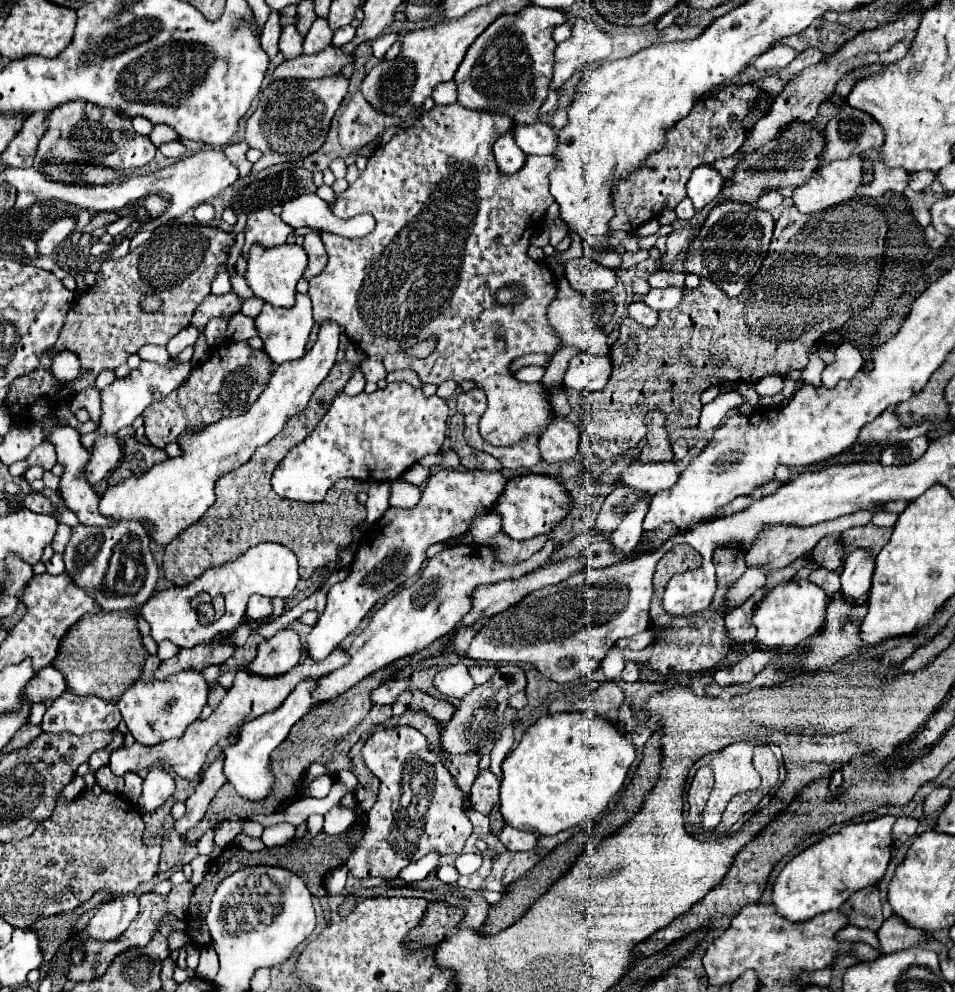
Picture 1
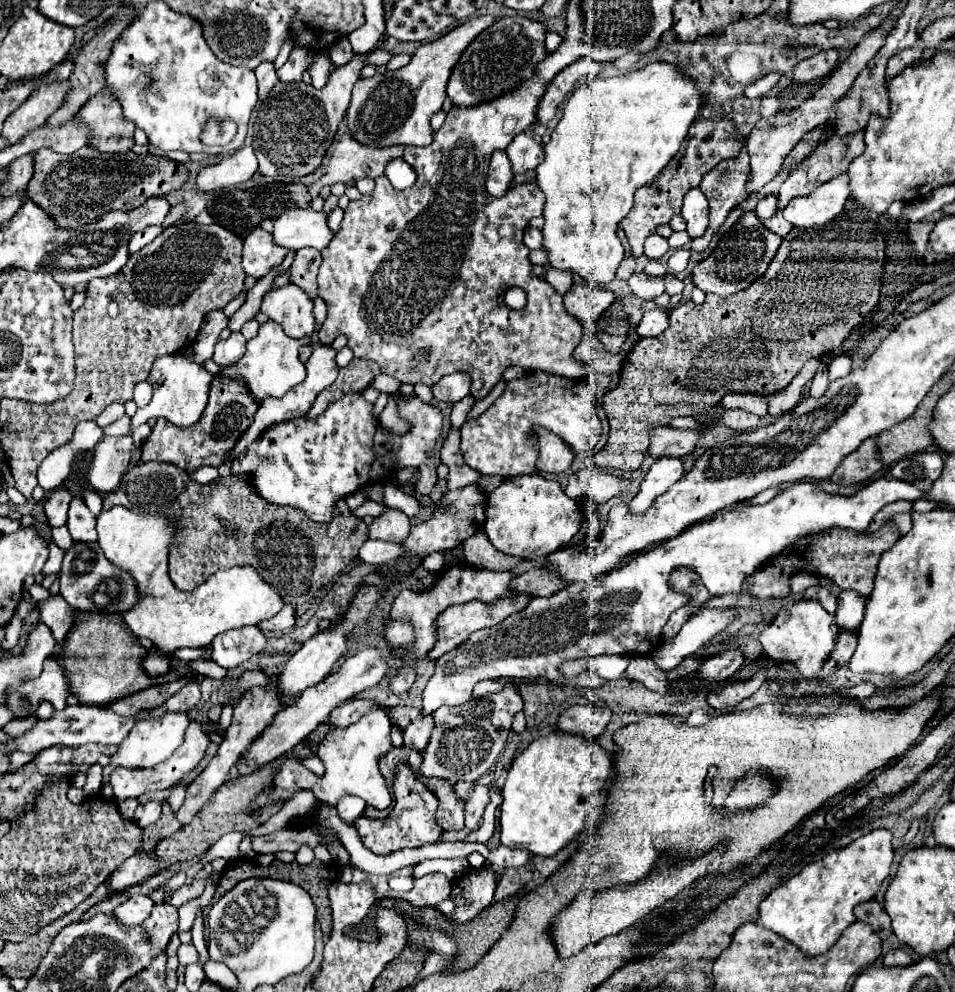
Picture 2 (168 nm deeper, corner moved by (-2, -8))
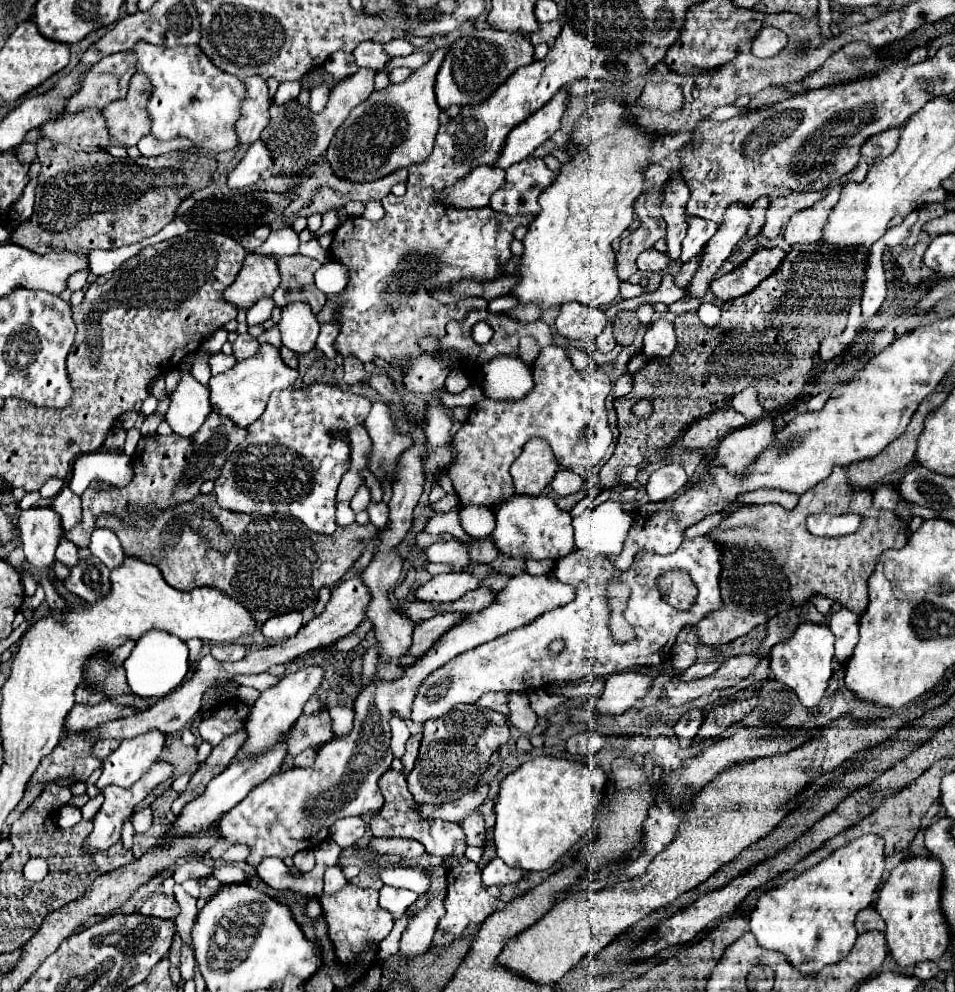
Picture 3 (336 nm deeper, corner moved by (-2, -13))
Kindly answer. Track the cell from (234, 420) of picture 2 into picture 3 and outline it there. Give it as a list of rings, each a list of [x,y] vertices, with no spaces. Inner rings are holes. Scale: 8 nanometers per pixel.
[[[213,411],[201,429],[193,433],[191,437],[179,437],[175,433],[163,437],[163,435],[151,435],[141,437],[137,451],[133,455],[133,469],[135,477],[133,481],[123,489],[109,489],[109,491],[93,491],[87,489],[83,493],[83,521],[71,529],[71,533],[63,533],[65,539],[73,541],[77,547],[89,545],[89,533],[95,529],[95,521],[99,513],[115,513],[119,507],[127,509],[141,509],[141,513],[153,513],[153,509],[165,509],[175,503],[191,501],[199,493],[199,487],[207,479],[217,479],[221,473],[223,463],[229,459],[231,449],[235,449],[243,439],[247,437],[247,427],[235,425],[229,417],[219,415]]]

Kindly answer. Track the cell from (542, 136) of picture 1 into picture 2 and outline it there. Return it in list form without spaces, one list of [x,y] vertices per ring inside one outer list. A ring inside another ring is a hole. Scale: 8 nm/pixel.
[[[519,134],[513,138],[513,142],[507,146],[507,156],[511,160],[511,168],[515,172],[515,180],[511,186],[527,184],[527,172],[535,170],[543,162],[543,146],[539,146],[531,134]]]

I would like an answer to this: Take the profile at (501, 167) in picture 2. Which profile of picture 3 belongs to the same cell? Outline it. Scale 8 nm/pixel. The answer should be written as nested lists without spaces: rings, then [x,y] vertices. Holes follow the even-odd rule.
[[[483,165],[473,169],[465,179],[455,183],[451,189],[445,189],[437,199],[445,205],[455,205],[463,209],[487,207],[491,195],[505,185],[505,169],[493,165]]]

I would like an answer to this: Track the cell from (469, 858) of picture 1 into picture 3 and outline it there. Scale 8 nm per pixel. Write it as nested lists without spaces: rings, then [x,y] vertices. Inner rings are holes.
[[[387,867],[379,869],[379,877],[385,885],[397,885],[415,891],[417,895],[425,893],[431,885],[431,869],[429,867]]]

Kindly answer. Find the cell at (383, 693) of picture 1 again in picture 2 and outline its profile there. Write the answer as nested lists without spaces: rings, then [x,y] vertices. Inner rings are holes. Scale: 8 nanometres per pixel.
[[[345,700],[343,704],[337,704],[331,710],[327,724],[331,730],[333,728],[347,728],[349,724],[357,722],[365,712],[369,712],[373,708],[383,708],[383,706],[377,702],[371,702],[371,700]]]

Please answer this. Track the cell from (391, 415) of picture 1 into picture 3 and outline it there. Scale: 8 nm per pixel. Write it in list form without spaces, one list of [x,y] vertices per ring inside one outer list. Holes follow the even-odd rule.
[[[315,383],[307,389],[285,389],[273,393],[265,413],[249,425],[245,441],[237,445],[231,457],[225,461],[217,479],[217,503],[223,509],[239,513],[291,515],[303,521],[311,531],[331,535],[337,529],[337,487],[341,483],[343,473],[349,471],[351,463],[351,447],[347,433],[351,427],[361,425],[369,411],[371,401],[367,397],[355,395],[351,391],[341,391],[327,383]]]

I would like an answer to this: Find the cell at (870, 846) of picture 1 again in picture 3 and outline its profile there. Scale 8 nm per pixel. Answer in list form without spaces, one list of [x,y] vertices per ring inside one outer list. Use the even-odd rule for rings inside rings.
[[[863,835],[847,843],[845,847],[839,847],[831,857],[813,865],[799,877],[789,879],[783,887],[763,893],[757,901],[755,911],[751,913],[751,933],[757,937],[759,945],[783,953],[787,961],[791,961],[791,965],[795,965],[795,969],[799,969],[803,975],[819,973],[825,965],[847,957],[857,939],[857,931],[853,925],[855,915],[873,903],[875,891],[883,877],[883,869],[885,869],[883,847],[885,841],[879,835]]]

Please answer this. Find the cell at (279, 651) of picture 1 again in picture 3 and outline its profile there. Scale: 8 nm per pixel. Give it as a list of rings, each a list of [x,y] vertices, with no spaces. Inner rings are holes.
[[[239,729],[239,731],[231,733],[229,737],[225,737],[217,747],[213,747],[211,755],[203,761],[203,765],[199,767],[199,771],[191,777],[187,789],[173,801],[171,811],[177,815],[177,813],[181,813],[181,809],[183,809],[189,801],[197,799],[197,797],[205,791],[207,783],[209,783],[215,775],[223,773],[223,771],[231,765],[233,757],[235,757],[237,751],[245,745],[245,741],[247,741],[247,729]]]

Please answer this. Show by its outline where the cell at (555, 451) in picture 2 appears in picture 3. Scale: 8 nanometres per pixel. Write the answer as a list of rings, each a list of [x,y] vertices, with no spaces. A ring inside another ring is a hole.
[[[533,437],[523,445],[521,455],[511,465],[511,475],[515,481],[515,493],[541,495],[543,489],[553,481],[559,471],[559,463],[549,443]]]

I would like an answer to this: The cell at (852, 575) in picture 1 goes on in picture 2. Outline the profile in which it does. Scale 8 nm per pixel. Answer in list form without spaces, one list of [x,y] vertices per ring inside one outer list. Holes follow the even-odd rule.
[[[847,590],[839,594],[837,612],[835,612],[835,622],[839,628],[855,632],[863,620],[863,612],[865,612],[865,600],[857,592]]]

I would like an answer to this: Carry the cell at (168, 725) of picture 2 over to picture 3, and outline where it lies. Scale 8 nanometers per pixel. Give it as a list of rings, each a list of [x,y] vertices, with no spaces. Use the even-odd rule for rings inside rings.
[[[151,729],[145,735],[139,735],[131,741],[121,741],[121,745],[103,761],[103,773],[95,783],[97,789],[105,789],[107,785],[131,787],[139,781],[157,761],[167,741],[167,733],[159,729]]]

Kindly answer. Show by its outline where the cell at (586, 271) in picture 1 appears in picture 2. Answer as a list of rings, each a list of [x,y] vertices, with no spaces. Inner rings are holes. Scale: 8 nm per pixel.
[[[575,284],[567,294],[565,294],[565,310],[573,316],[579,318],[581,322],[597,322],[601,314],[613,304],[615,296],[609,290],[603,288],[593,288],[591,284]]]

